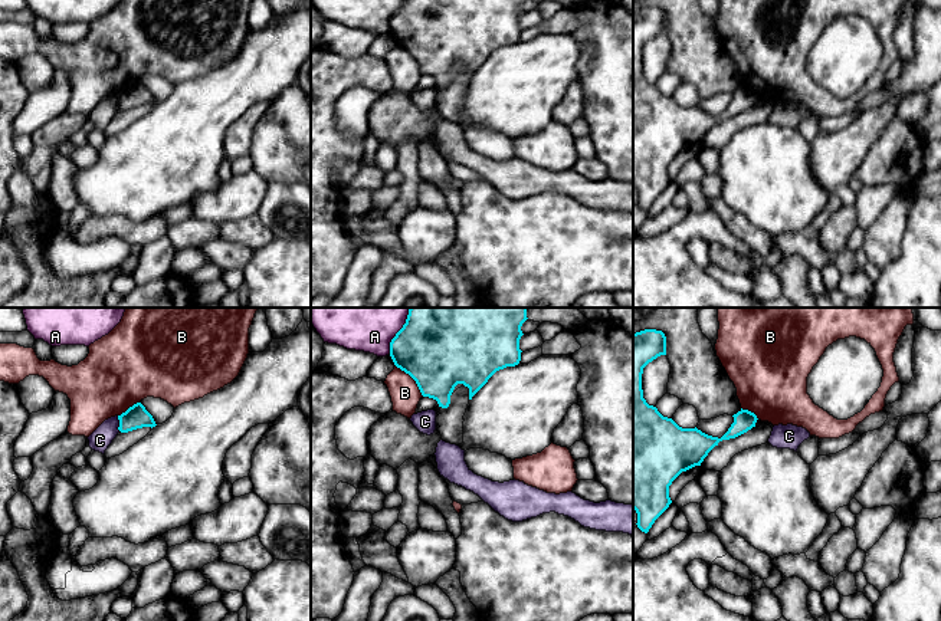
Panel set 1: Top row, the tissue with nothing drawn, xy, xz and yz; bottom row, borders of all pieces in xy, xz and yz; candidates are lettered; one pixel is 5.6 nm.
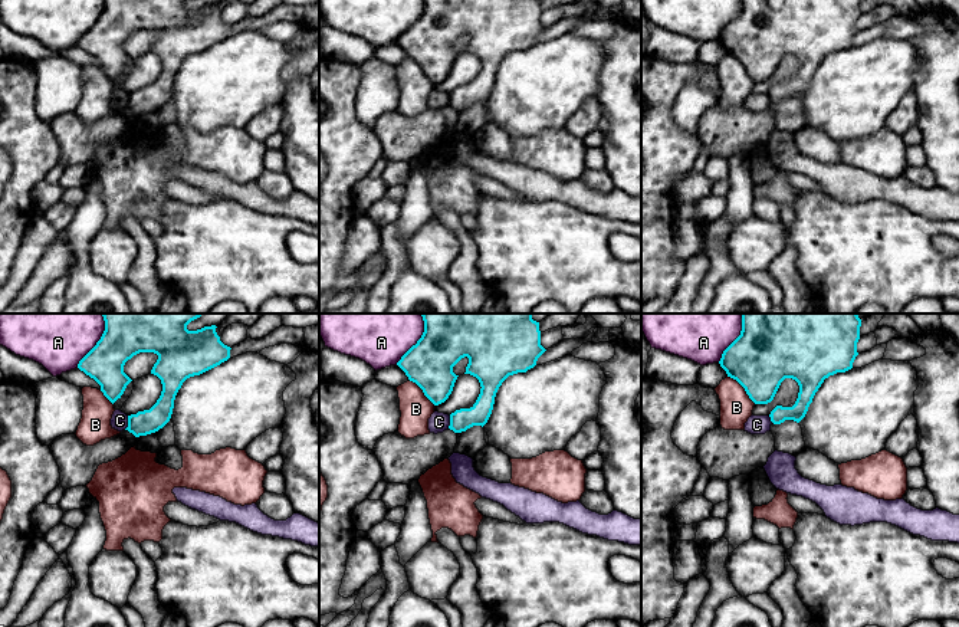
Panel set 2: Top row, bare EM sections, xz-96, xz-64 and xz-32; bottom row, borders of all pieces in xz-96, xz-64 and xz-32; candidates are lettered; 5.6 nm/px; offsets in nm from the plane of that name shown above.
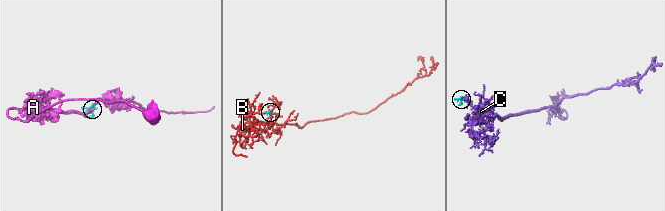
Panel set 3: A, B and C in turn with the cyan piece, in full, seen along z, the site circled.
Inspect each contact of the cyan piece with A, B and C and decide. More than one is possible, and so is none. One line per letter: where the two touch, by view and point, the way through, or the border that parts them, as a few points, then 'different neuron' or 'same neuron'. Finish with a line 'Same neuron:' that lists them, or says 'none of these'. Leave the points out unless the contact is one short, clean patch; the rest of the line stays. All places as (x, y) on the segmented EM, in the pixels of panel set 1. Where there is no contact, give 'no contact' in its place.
A: meets cyan in xz at (399, 331); different neuron
B: meets cyan in xz at (413, 378); different neuron
C: meets cyan in xy at (120, 423); border along xy (117, 416), (120, 430); different neuron
Same neuron: none of these

